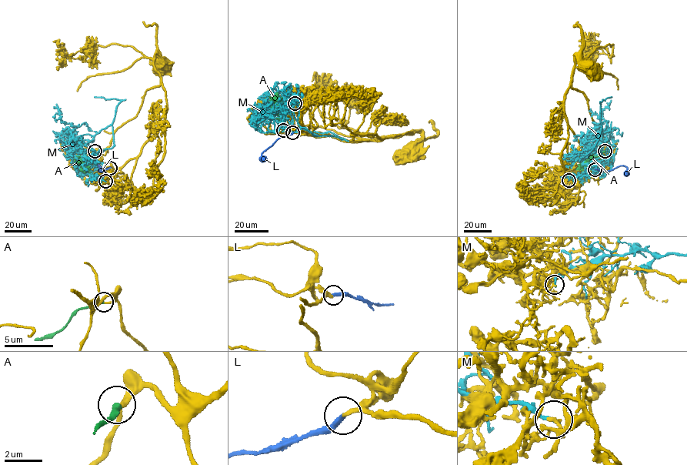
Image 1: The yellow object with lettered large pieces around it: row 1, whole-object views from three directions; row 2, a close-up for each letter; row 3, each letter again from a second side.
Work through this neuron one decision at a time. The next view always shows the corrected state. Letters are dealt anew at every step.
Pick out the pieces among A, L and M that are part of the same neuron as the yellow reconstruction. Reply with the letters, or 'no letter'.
A

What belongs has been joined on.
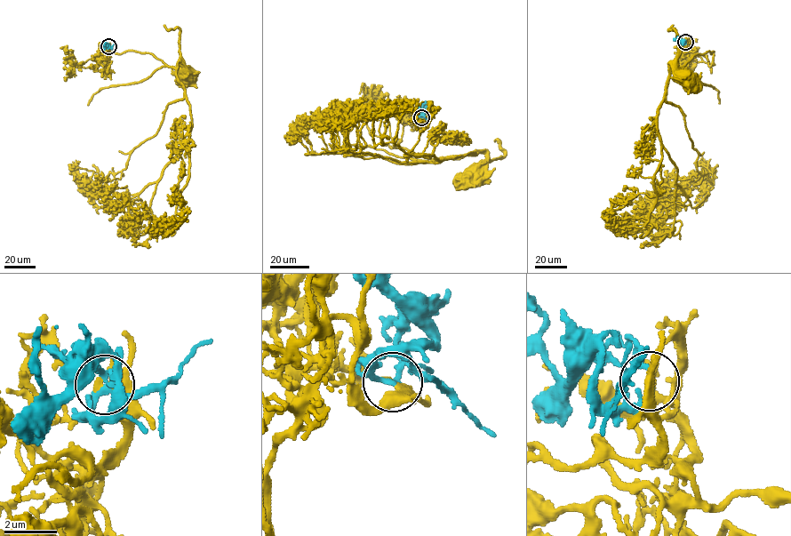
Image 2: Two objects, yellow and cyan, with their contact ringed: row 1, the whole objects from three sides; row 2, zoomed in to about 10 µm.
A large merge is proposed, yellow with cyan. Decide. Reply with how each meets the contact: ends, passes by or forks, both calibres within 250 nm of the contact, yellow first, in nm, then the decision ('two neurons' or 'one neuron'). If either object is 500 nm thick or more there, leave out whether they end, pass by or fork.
yellow forks | cyan passes by | 240/200 nm | one neuron

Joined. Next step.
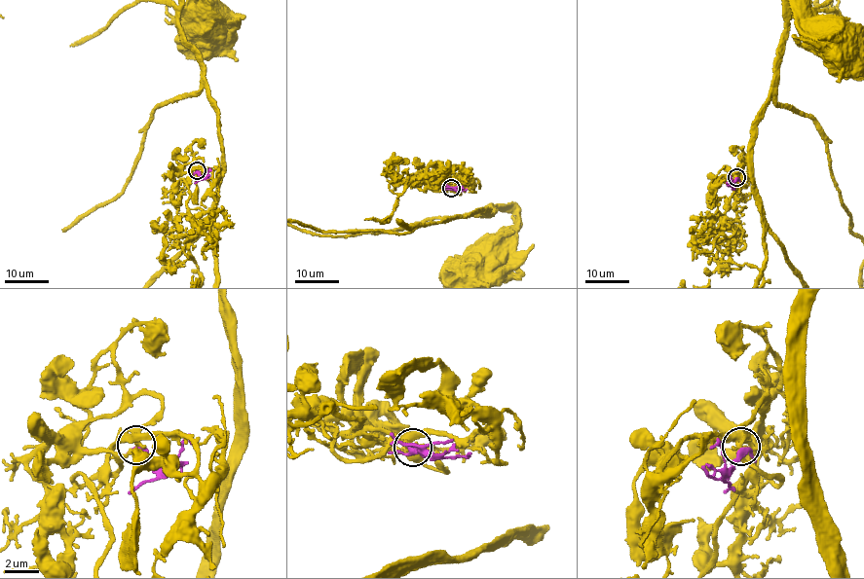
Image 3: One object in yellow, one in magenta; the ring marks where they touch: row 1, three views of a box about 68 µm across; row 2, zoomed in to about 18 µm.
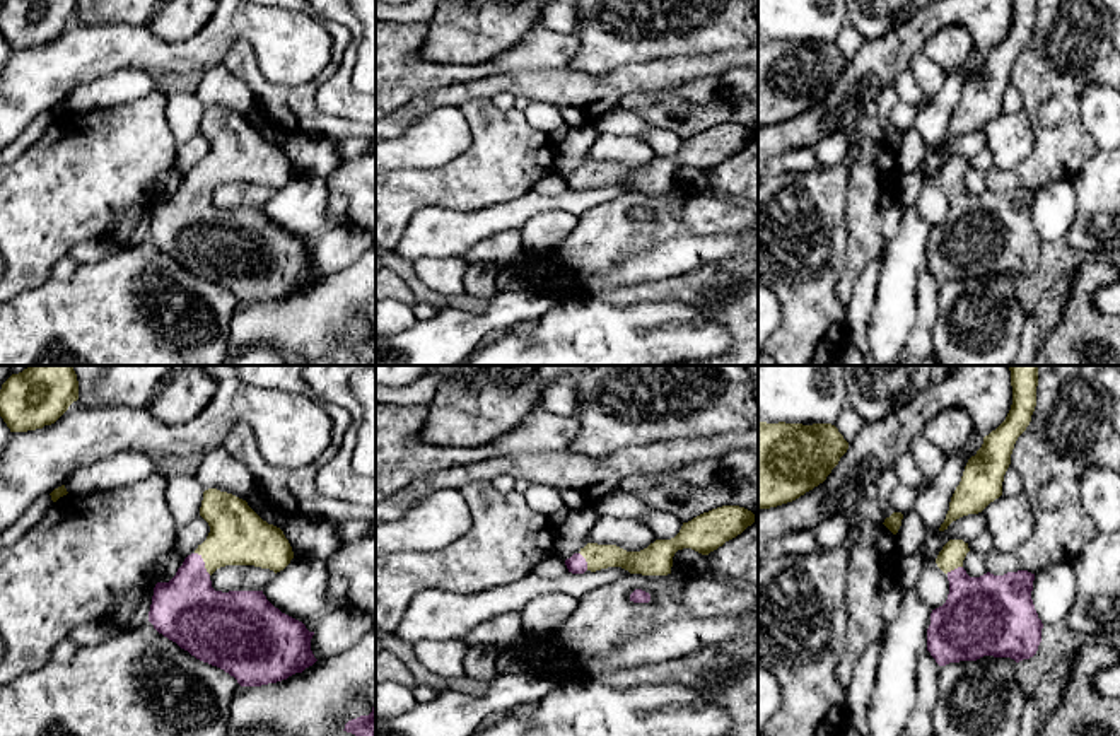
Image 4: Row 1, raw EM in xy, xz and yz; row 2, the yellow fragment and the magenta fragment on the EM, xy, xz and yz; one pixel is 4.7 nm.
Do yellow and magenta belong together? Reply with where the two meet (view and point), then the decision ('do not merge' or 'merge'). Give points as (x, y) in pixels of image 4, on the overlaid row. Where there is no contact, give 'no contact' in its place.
contact xy (205, 564); merge

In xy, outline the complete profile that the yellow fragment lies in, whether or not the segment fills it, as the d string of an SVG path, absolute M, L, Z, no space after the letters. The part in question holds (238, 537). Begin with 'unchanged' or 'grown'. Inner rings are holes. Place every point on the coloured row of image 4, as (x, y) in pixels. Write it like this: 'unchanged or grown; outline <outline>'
grown; outline M217 488L203 492L200 516L208 523L210 533L169 582L155 584L149 622L196 659L234 676L241 686L277 683L312 666L318 661L311 651L314 632L302 622L275 608L263 591L222 593L210 581L225 565L254 565L275 574L283 570L294 558L283 531L263 521L246 500Z

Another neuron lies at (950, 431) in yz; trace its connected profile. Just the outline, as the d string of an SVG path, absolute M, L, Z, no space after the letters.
M948 408L927 423L924 435L951 456L963 451L973 432L975 423L963 408Z

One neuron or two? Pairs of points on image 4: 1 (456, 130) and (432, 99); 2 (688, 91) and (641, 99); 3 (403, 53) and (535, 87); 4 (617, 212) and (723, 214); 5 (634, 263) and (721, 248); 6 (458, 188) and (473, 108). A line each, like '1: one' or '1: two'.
1: two
2: one
3: two
4: one
5: one
6: one

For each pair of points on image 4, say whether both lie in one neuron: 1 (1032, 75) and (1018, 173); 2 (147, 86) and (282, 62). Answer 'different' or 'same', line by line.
1: same
2: different

